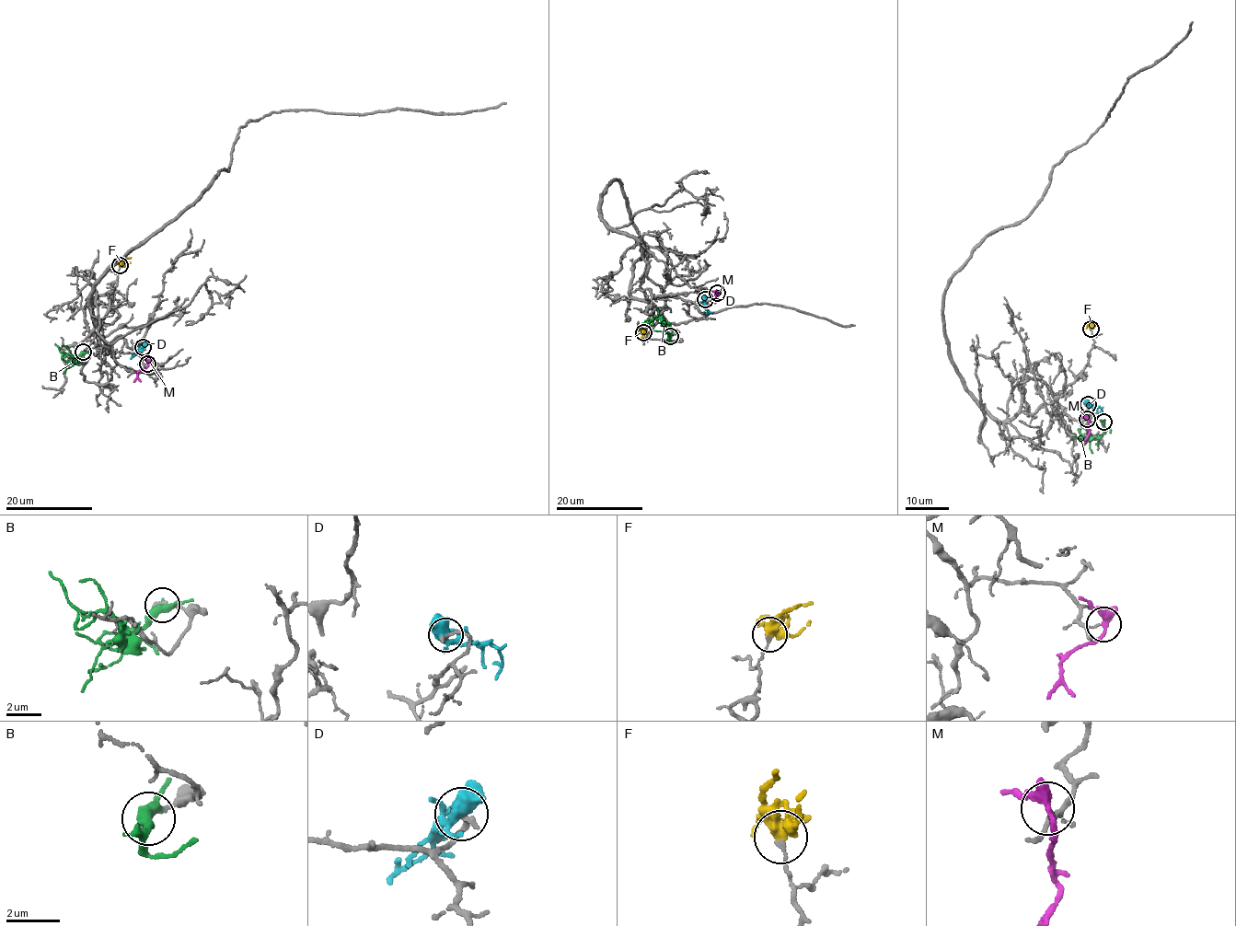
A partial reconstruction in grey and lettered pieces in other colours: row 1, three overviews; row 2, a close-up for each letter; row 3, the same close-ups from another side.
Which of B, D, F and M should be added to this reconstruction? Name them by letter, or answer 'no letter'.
no letter

